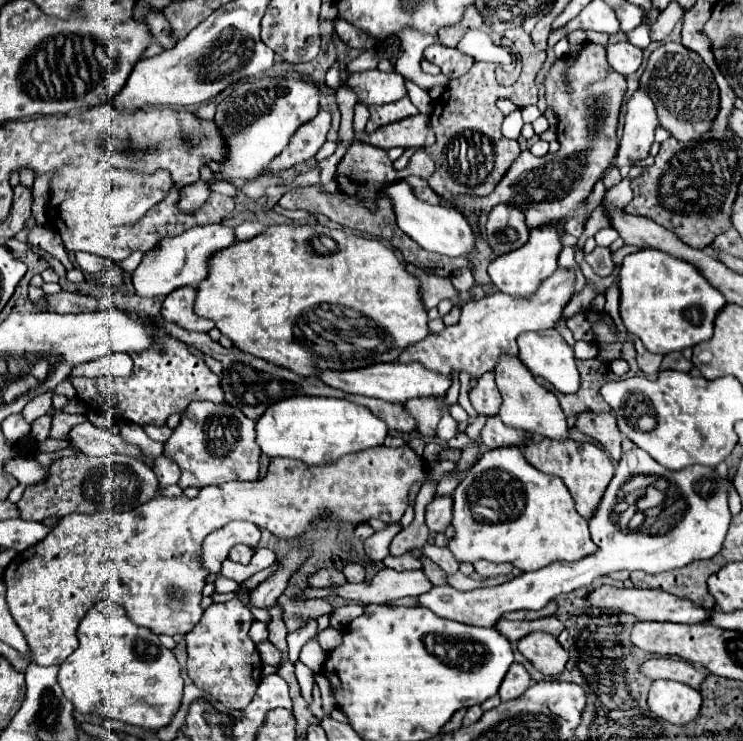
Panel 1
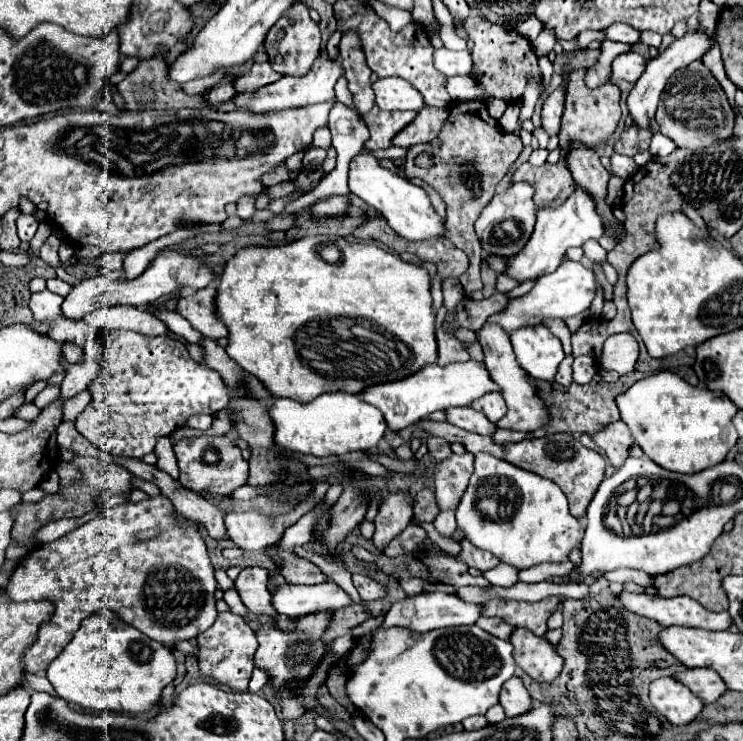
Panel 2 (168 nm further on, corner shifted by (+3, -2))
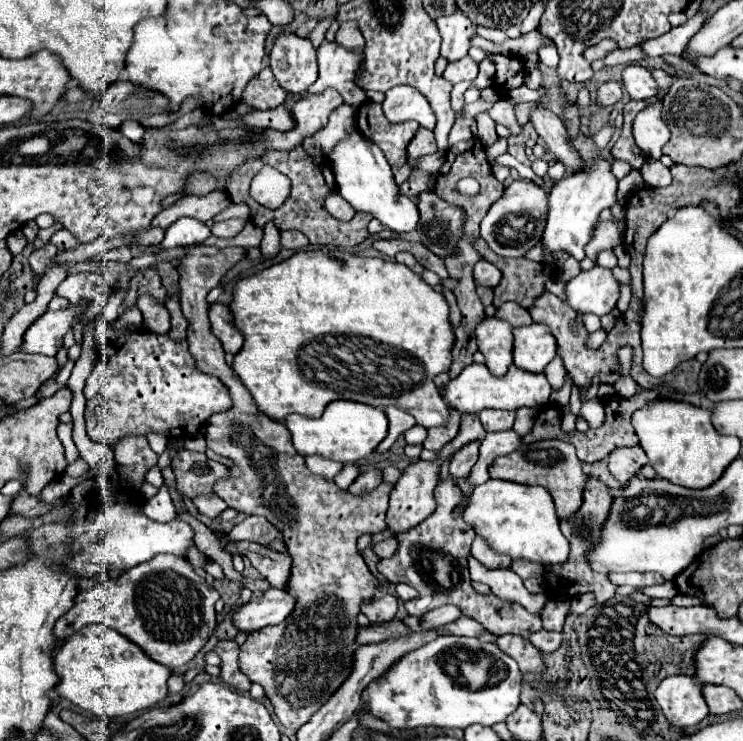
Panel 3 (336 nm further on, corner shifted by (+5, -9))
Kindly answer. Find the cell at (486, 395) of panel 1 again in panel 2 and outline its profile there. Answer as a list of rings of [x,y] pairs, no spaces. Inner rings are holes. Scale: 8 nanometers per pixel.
[[[489,393],[487,397],[481,397],[479,401],[473,401],[471,407],[481,411],[491,423],[497,423],[507,413],[507,405],[505,405],[505,399],[503,399],[501,393]]]

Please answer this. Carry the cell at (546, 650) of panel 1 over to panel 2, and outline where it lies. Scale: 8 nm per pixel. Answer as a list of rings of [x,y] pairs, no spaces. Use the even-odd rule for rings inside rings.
[[[515,629],[509,641],[515,647],[515,663],[535,681],[553,681],[561,673],[563,659],[545,637],[535,637],[529,629]]]

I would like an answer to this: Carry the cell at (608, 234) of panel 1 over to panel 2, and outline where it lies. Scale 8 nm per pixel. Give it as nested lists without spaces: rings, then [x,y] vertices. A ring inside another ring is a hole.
[[[575,185],[575,191],[567,201],[559,207],[545,207],[537,211],[537,225],[529,239],[529,243],[519,251],[519,255],[509,259],[507,275],[515,277],[517,281],[537,279],[541,275],[547,275],[555,271],[569,247],[581,247],[589,239],[599,239],[603,235],[603,221],[595,209],[593,197],[579,185]]]

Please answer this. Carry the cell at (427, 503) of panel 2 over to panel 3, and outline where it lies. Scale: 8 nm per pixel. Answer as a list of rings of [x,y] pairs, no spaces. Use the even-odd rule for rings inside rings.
[[[439,482],[435,488],[435,512],[425,518],[415,528],[403,532],[397,536],[399,548],[391,560],[379,560],[377,570],[391,582],[399,584],[405,582],[413,586],[419,596],[405,602],[405,610],[411,616],[423,616],[429,610],[435,610],[443,604],[455,604],[461,608],[461,612],[477,622],[481,622],[489,632],[501,636],[501,634],[519,634],[523,638],[529,638],[533,632],[539,632],[541,616],[527,612],[521,604],[505,602],[493,594],[477,594],[471,588],[469,582],[469,570],[467,570],[467,556],[471,542],[475,538],[471,526],[463,522],[463,518],[453,518],[453,508],[461,500],[461,488],[455,482]]]

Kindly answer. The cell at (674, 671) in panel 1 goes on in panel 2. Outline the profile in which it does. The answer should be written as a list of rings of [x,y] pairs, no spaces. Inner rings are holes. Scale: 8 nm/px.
[[[687,669],[683,673],[675,673],[675,679],[687,685],[703,703],[715,703],[727,691],[723,679],[711,669]]]

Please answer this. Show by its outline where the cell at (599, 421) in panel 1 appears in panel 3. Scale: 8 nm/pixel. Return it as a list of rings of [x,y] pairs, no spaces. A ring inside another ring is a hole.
[[[633,446],[633,448],[615,448],[609,456],[607,456],[607,464],[611,474],[621,482],[629,482],[633,474],[639,472],[639,468],[643,464],[647,464],[647,456],[643,452],[641,446]]]

